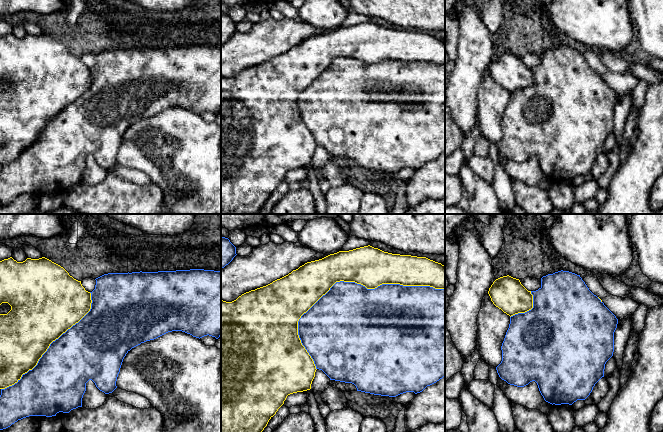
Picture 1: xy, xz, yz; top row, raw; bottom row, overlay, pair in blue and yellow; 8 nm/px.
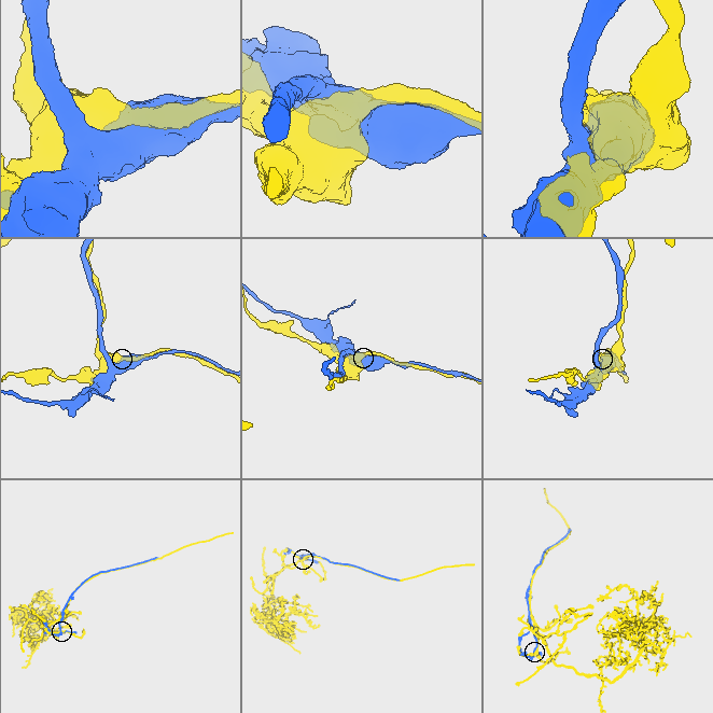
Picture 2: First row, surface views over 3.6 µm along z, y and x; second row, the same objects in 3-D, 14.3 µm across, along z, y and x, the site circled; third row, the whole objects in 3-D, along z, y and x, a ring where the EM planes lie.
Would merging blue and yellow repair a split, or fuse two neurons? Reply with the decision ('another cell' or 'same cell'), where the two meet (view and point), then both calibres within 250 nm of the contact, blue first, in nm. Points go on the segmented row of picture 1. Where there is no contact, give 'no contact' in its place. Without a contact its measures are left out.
another cell; meets blue in xz at (363, 286); 500 nm thick on the blue side, 320 nm on the other

